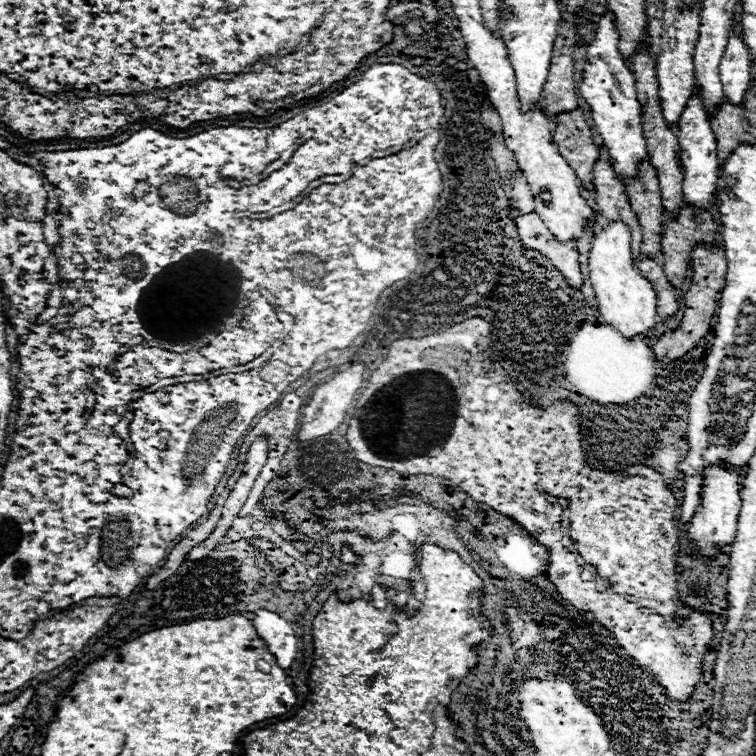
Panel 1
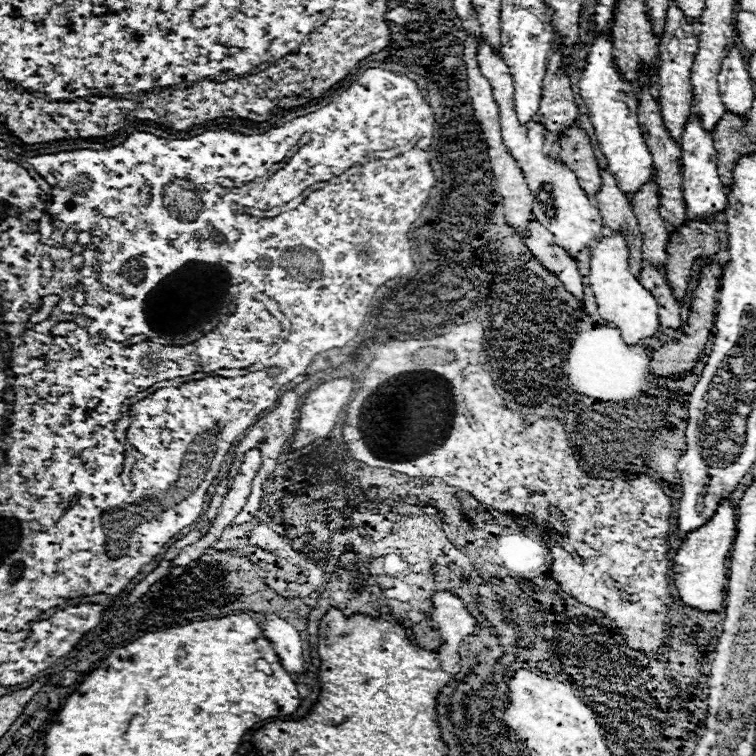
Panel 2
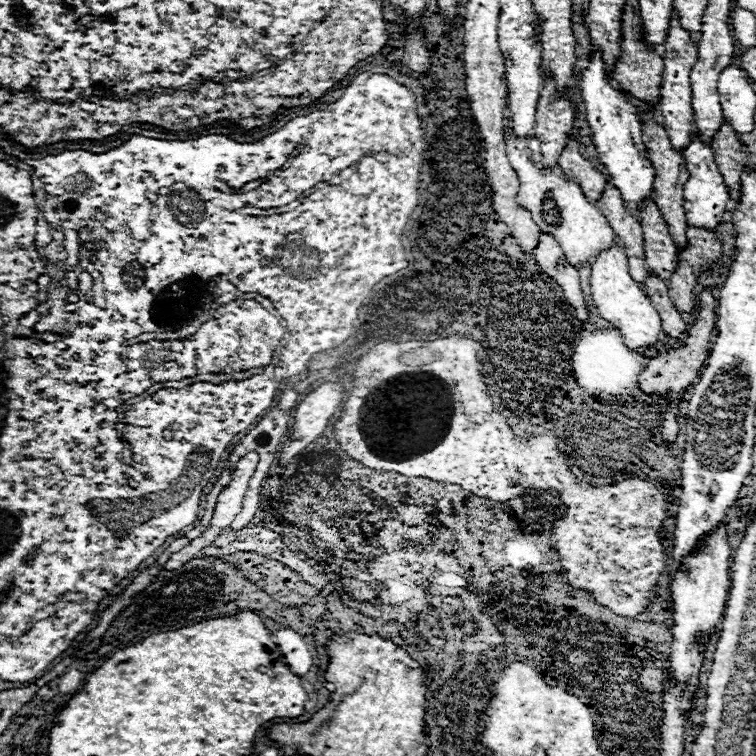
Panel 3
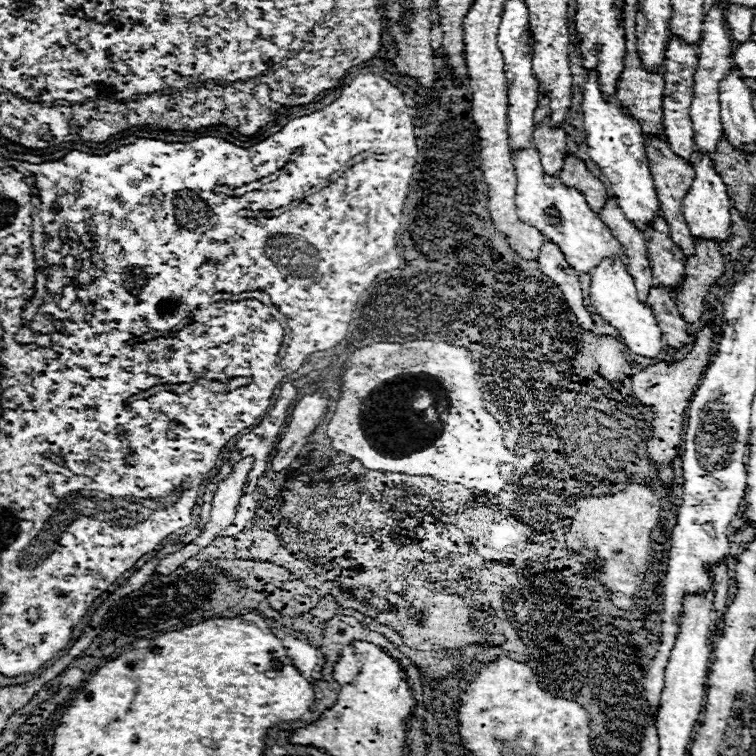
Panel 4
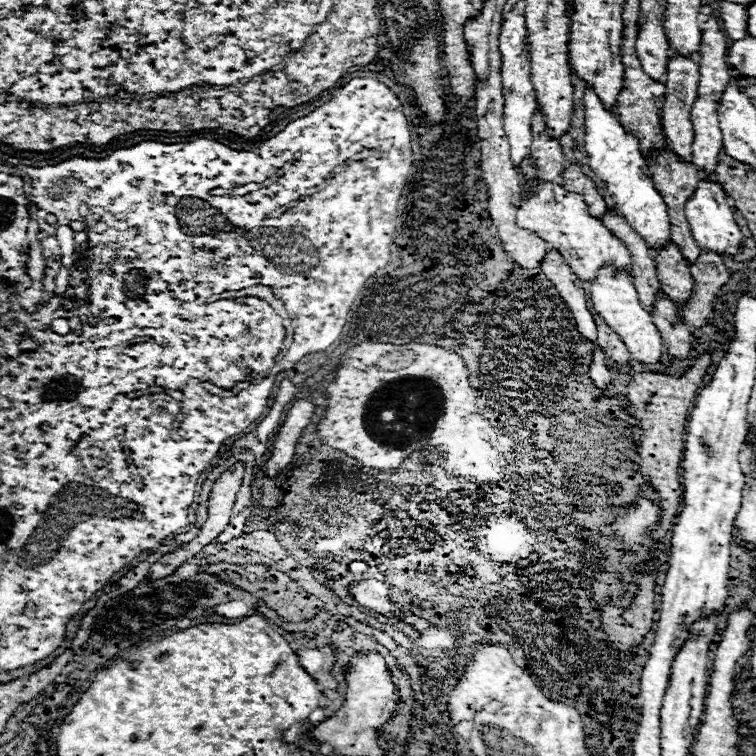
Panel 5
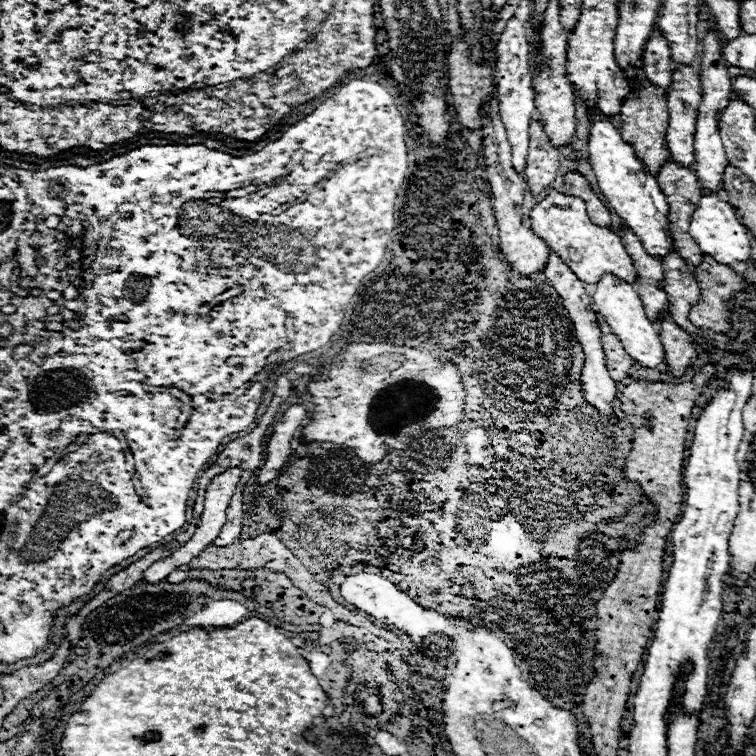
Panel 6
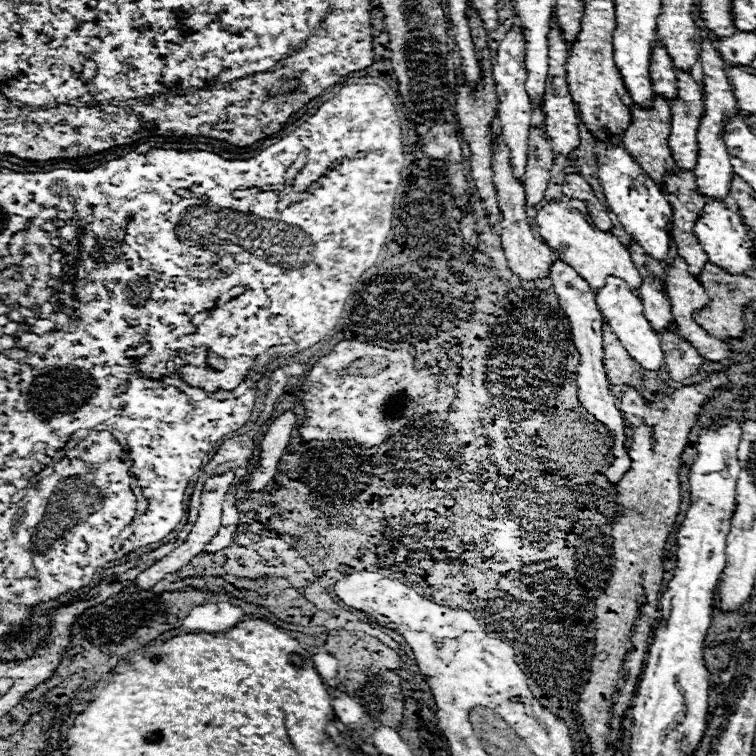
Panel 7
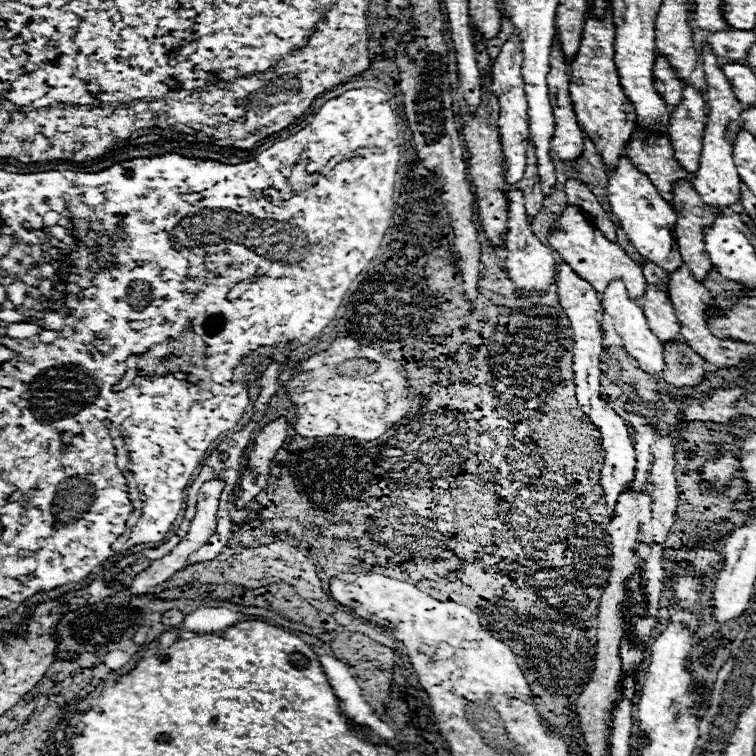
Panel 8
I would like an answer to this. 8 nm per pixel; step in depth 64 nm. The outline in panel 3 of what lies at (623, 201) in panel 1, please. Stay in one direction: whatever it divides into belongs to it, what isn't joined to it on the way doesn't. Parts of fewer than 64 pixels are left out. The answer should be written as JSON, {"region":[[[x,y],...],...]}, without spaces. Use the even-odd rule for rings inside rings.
{"region":[[[606,178],[606,192],[602,192],[600,200],[596,202],[596,206],[600,208],[600,212],[604,214],[604,218],[608,220],[610,228],[614,230],[614,234],[618,236],[618,242],[624,246],[624,252],[628,256],[630,262],[630,276],[642,284],[648,268],[644,262],[644,244],[642,244],[642,226],[636,220],[636,216],[632,216],[622,202],[620,192],[610,184],[610,178]]]}

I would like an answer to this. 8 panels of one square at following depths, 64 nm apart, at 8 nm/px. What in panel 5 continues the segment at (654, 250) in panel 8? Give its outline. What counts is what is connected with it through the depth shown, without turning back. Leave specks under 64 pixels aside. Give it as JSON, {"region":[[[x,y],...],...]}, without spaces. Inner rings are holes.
{"region":[[[592,88],[584,90],[584,126],[586,126],[586,152],[588,166],[604,182],[608,194],[614,200],[616,212],[646,240],[650,248],[660,248],[670,240],[668,212],[662,196],[654,188],[652,176],[646,166],[646,158],[640,152],[640,140],[630,134],[612,110],[606,110]]]}

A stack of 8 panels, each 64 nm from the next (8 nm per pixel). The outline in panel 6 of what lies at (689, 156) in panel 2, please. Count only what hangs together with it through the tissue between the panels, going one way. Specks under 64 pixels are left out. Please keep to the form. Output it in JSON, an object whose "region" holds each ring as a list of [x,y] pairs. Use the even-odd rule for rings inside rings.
{"region":[[[704,192],[698,204],[694,206],[692,220],[690,220],[690,236],[696,240],[700,250],[704,254],[710,254],[720,264],[732,264],[736,260],[746,262],[750,254],[750,240],[746,234],[746,228],[738,222],[738,216],[734,212],[734,206],[720,200],[716,192]]]}

